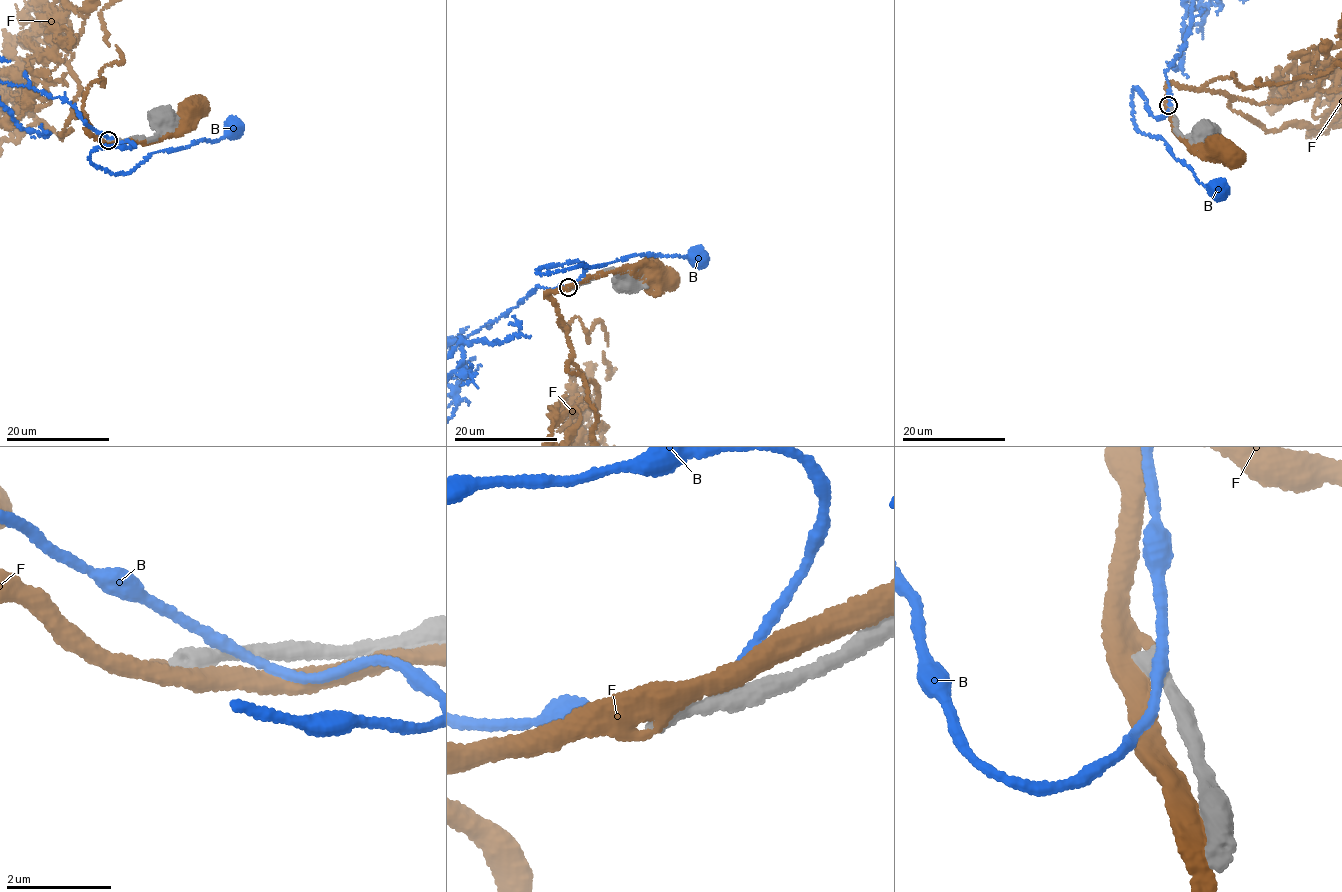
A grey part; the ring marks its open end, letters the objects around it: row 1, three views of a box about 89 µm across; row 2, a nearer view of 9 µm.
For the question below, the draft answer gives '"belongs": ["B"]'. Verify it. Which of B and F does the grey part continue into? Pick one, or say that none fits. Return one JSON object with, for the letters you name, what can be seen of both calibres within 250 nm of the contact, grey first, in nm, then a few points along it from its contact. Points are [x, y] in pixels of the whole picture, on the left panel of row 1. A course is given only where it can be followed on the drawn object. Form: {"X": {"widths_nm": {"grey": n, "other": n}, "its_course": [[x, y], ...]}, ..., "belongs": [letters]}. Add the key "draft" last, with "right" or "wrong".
{"belongs": [], "draft": "wrong"}

